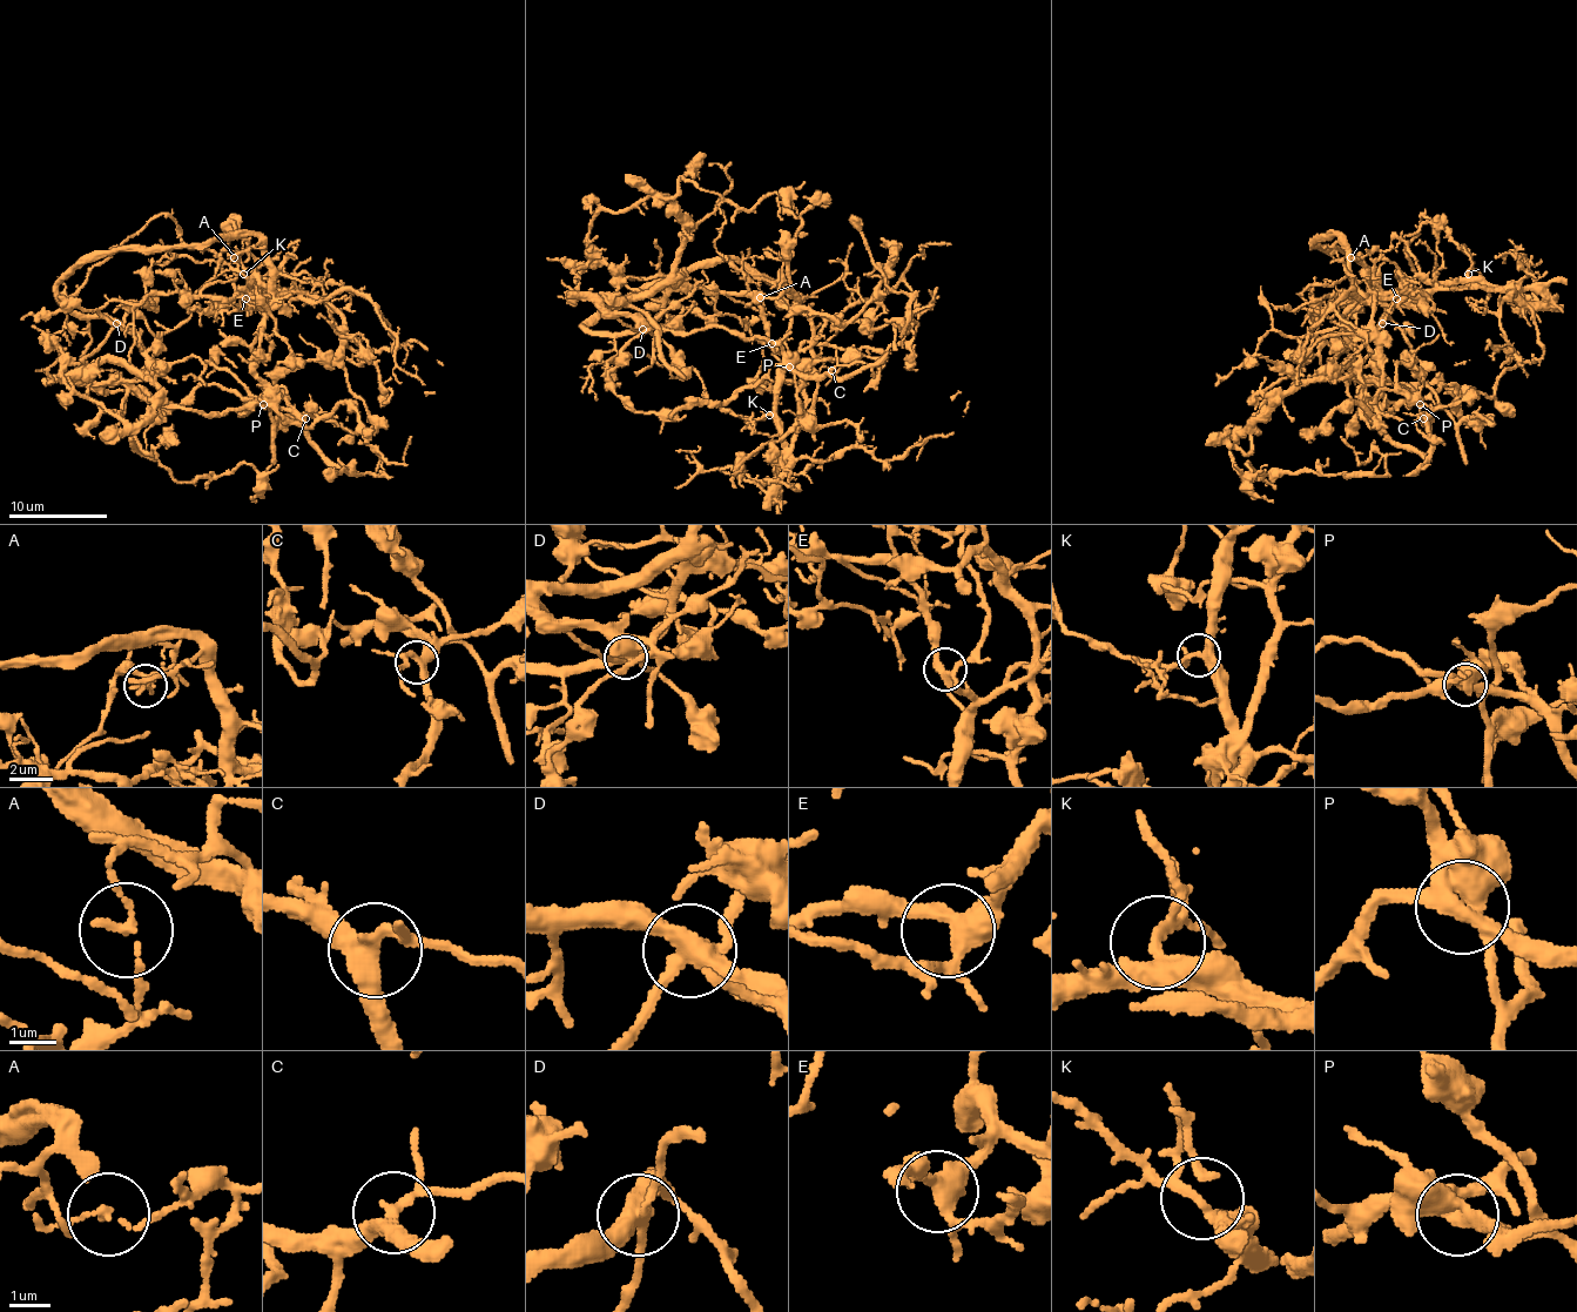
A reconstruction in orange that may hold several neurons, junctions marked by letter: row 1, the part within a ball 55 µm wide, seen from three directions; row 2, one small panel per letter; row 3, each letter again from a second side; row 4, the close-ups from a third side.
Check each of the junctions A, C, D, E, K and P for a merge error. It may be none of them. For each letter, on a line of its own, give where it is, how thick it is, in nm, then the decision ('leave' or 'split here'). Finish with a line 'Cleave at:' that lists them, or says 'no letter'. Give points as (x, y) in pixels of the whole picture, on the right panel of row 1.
A: at (1350, 257); 150 nm thick; split here
C: at (1423, 418); 320 nm thick; leave
D: at (1382, 323); 400 nm thick; split here
E: at (1396, 298); 360 nm thick; leave
K: at (1468, 274); 240 nm thick; leave
P: at (1420, 404); 400 nm thick; split here
Cleave at: A, D, P

